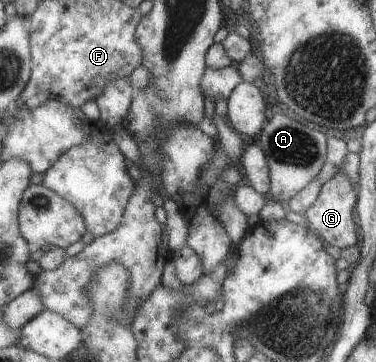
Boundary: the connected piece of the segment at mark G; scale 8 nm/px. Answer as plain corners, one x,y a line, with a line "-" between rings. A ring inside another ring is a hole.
338,168
337,172
320,186
313,205
302,212
304,218
309,221
308,229
314,231
324,245
336,246
341,250
356,245
356,241
359,240
360,236
354,225
354,219
352,219
352,209
357,200
356,187
357,185
350,183
346,174

